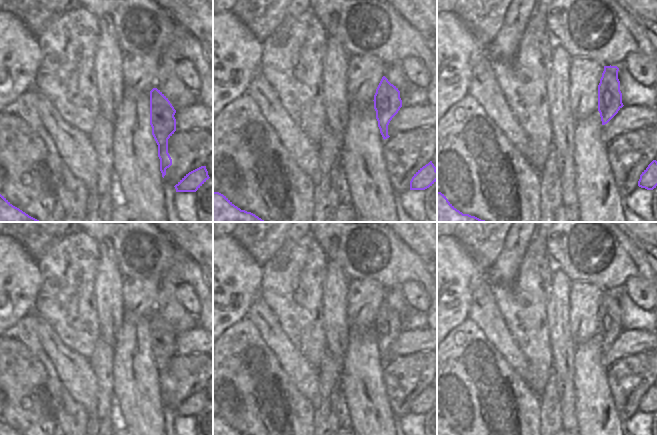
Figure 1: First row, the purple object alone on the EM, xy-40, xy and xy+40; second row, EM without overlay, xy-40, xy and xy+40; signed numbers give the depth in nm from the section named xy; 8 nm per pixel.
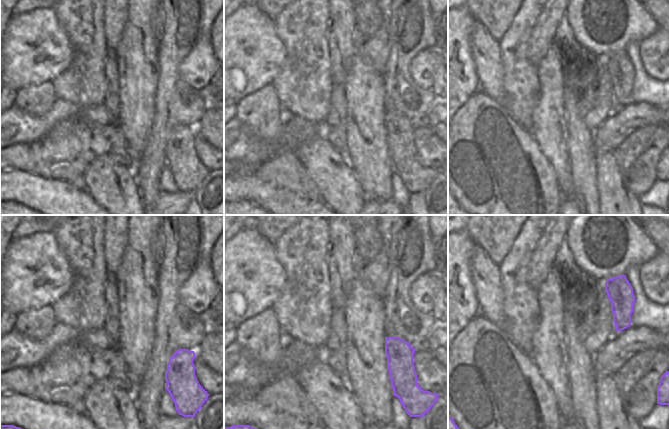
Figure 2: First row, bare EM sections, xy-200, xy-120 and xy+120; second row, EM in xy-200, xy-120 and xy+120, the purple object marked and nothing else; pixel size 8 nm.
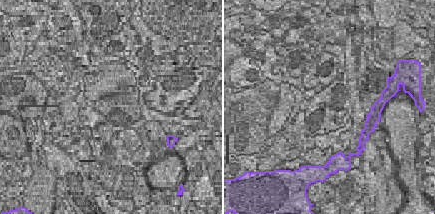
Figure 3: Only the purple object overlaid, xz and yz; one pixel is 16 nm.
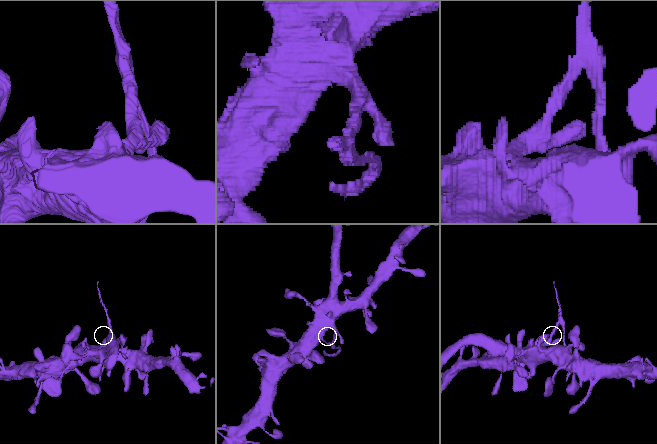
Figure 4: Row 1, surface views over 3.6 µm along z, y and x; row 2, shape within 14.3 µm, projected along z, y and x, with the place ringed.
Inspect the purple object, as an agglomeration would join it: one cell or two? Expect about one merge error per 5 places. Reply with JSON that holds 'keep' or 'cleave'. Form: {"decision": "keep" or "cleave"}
{"decision": "cleave"}

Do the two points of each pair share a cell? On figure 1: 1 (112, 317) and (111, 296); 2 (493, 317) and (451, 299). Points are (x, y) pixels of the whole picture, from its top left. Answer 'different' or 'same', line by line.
1: same
2: different

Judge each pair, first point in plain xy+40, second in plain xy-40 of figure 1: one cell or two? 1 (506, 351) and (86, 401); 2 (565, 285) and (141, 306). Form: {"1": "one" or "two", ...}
{"1": "one", "2": "two"}

